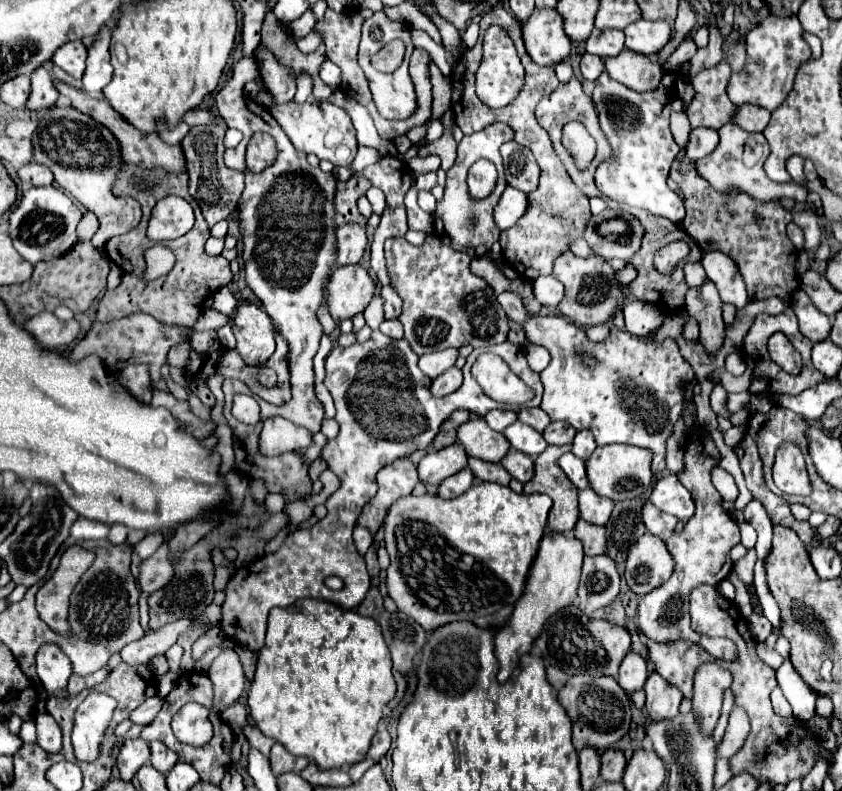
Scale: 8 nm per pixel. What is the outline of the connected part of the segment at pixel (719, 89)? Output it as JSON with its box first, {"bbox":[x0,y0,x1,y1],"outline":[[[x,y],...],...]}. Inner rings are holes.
{"bbox":[687,58,735,130],"outline":[[[723,58],[717,66],[709,70],[699,70],[699,74],[691,78],[691,84],[697,90],[697,96],[687,110],[693,128],[707,126],[719,130],[723,124],[729,122],[731,114],[735,112],[735,104],[725,92],[729,76],[731,66],[727,58]]]}

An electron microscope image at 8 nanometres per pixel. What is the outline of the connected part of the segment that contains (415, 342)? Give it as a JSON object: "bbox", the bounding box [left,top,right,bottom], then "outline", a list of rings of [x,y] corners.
{"bbox":[385,236,509,356],"outline":[[[427,236],[421,246],[411,246],[405,238],[389,238],[385,242],[385,260],[391,284],[403,300],[399,322],[417,356],[463,344],[485,348],[507,342],[509,318],[487,282],[469,272],[469,254],[451,250],[437,236]]]}

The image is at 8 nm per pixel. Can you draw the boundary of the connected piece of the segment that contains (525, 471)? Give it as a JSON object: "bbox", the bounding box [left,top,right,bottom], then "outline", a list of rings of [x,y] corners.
{"bbox":[501,450,533,482],"outline":[[[509,450],[503,458],[501,458],[501,466],[519,482],[529,482],[533,478],[533,460],[519,452],[519,450]]]}

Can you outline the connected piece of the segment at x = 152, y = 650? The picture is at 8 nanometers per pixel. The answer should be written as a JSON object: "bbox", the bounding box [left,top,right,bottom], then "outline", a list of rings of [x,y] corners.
{"bbox":[121,618,193,666],"outline":[[[183,618],[183,620],[171,622],[169,626],[161,626],[159,630],[149,630],[143,638],[125,646],[121,650],[121,658],[129,666],[147,664],[153,656],[167,652],[177,642],[177,638],[181,634],[191,632],[191,628],[193,628],[193,620]]]}

